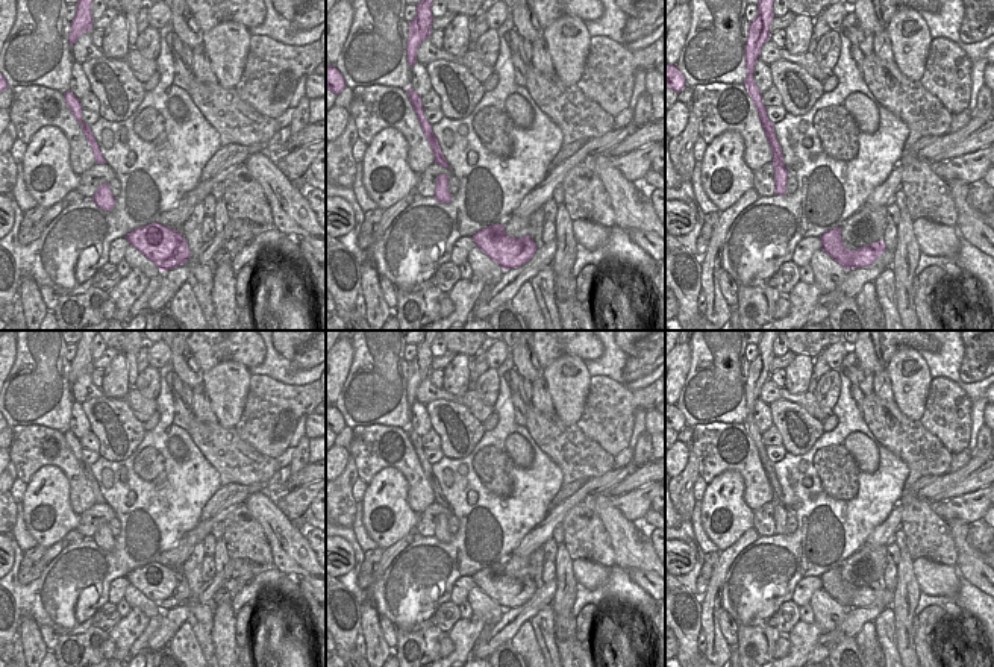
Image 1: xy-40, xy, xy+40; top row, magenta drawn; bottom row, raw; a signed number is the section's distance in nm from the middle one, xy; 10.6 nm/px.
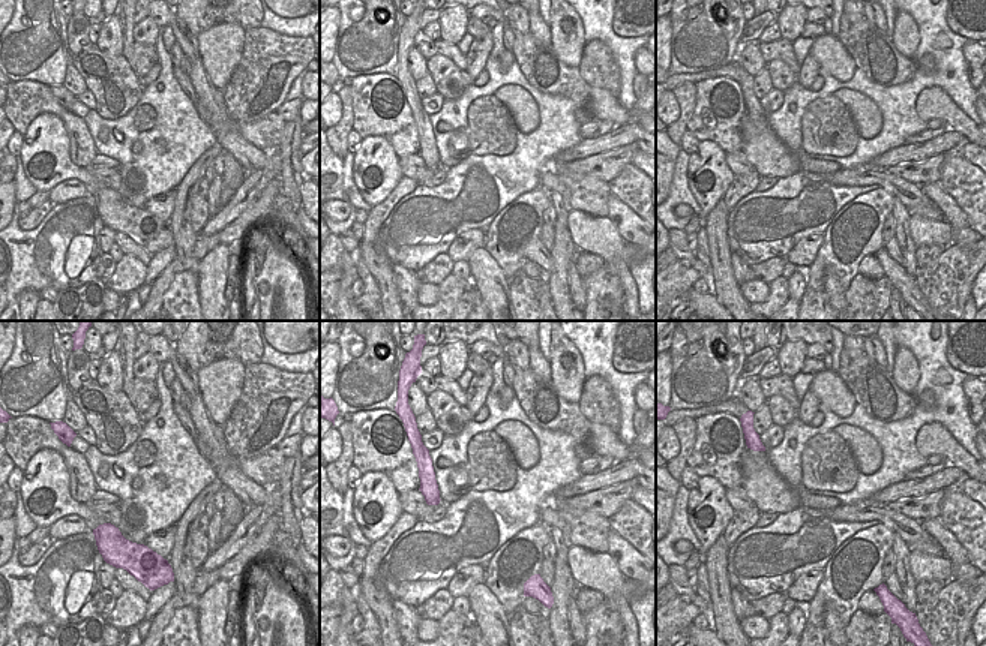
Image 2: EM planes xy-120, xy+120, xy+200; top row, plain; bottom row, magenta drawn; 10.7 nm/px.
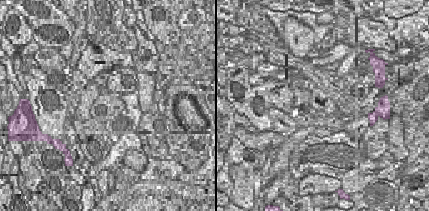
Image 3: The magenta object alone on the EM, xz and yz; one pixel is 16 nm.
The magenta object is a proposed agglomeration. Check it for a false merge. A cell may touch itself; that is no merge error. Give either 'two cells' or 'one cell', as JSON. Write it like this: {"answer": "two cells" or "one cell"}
{"answer": "two cells"}

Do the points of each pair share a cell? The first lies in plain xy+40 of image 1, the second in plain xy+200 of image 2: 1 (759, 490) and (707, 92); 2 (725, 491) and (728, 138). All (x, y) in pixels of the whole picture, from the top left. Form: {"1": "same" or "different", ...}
{"1": "same", "2": "different"}

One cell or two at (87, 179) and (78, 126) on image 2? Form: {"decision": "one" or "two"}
{"decision": "two"}

